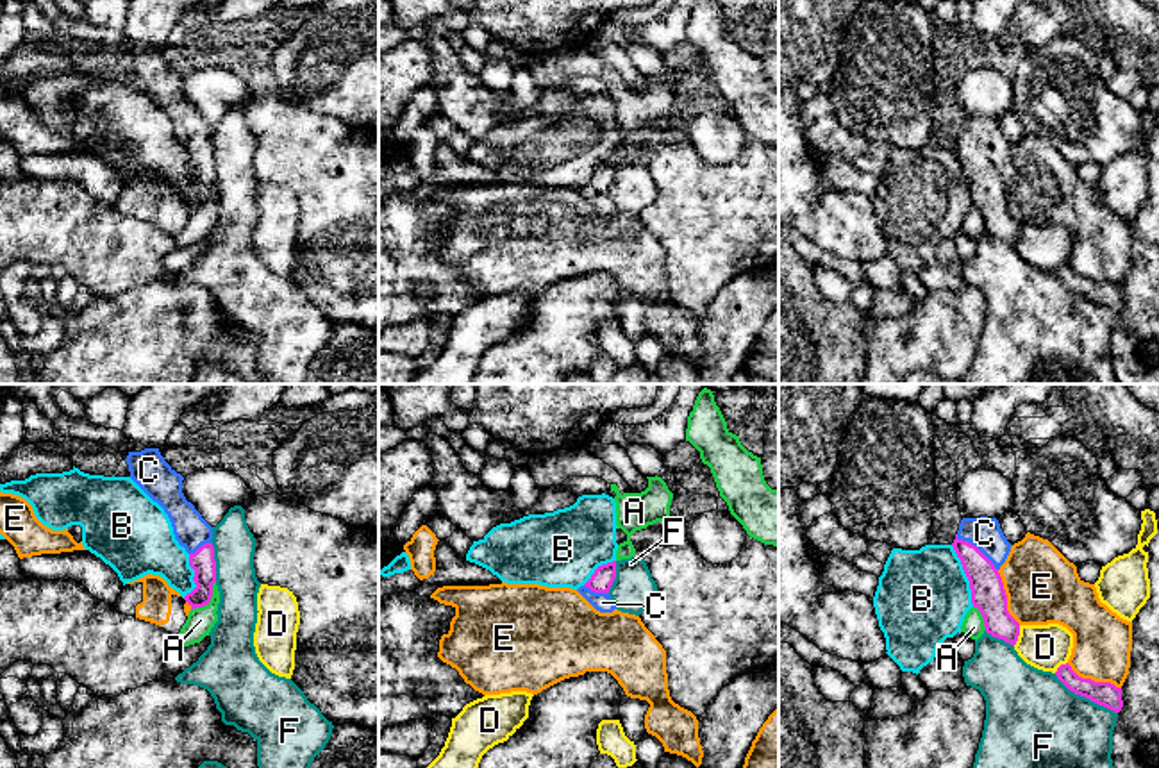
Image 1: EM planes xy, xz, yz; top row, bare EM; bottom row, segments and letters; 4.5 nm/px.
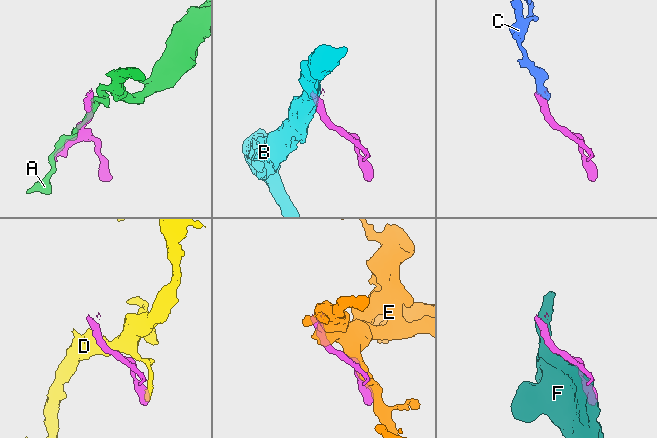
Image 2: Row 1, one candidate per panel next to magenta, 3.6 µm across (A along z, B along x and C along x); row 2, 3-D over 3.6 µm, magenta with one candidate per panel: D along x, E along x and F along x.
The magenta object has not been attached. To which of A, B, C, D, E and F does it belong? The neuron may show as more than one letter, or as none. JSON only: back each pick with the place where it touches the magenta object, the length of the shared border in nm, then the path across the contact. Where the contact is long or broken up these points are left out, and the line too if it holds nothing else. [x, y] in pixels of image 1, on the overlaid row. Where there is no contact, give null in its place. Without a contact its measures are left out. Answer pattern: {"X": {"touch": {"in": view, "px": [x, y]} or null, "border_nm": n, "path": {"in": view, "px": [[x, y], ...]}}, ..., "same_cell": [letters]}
{"C": {"touch": {"in": "yz", "px": [977, 549]}, "border_nm": 260, "path": {"in": "yz", "px": [[988, 595], [977, 549], [984, 533]]}}, "same_cell": ["C"]}

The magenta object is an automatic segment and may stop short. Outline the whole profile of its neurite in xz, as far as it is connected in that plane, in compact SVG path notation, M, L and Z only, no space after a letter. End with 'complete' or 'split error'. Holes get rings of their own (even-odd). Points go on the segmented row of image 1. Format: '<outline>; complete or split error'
M616 561L602 564L595 570L591 579L577 591L600 613L613 613L616 609L609 597L609 589L616 579Z; split error

